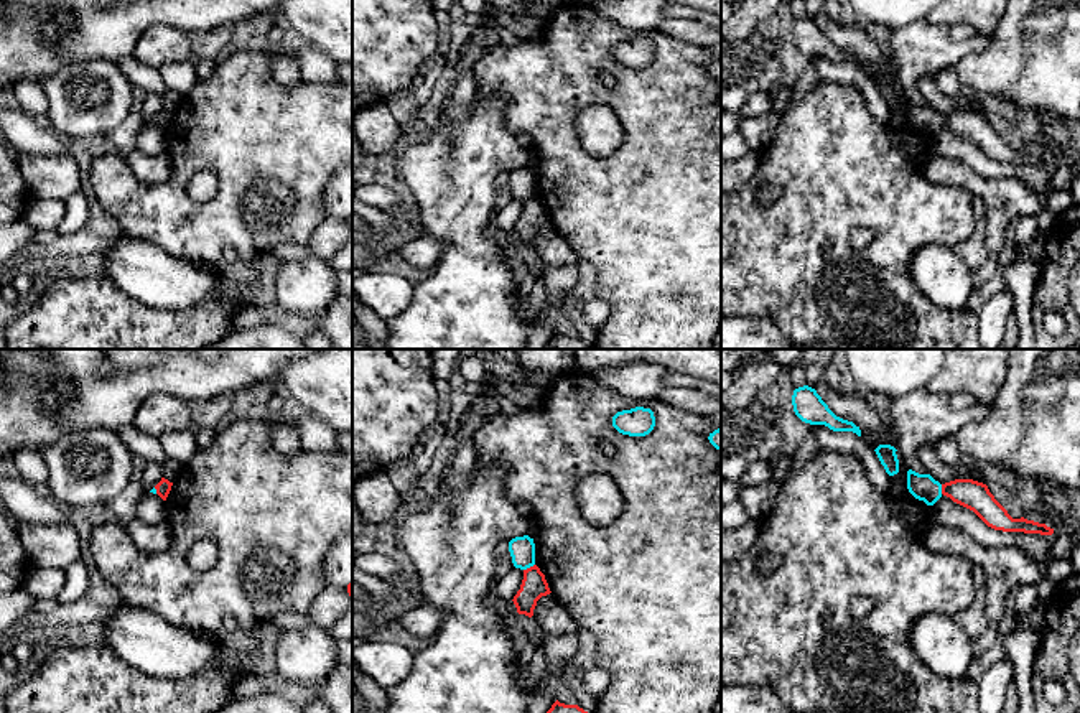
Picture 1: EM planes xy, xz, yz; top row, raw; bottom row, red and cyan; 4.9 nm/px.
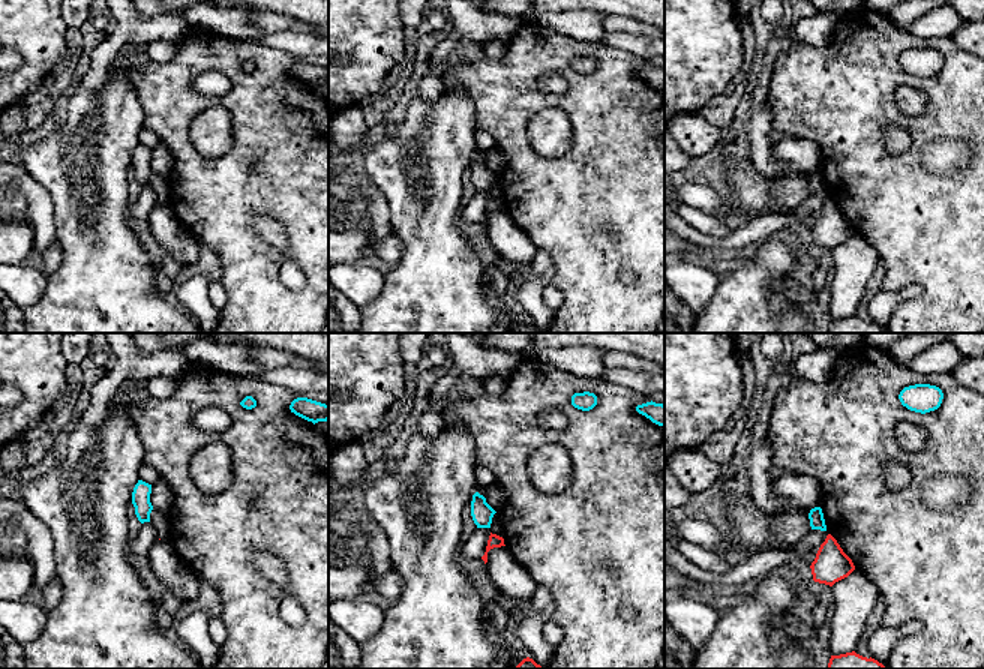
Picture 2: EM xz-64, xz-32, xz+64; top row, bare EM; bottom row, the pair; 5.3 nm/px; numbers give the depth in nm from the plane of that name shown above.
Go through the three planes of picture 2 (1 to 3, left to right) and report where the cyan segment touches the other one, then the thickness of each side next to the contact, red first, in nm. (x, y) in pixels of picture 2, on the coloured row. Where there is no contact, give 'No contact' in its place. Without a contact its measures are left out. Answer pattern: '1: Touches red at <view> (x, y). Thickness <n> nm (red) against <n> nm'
1: No contact
2: No contact
3: No contact

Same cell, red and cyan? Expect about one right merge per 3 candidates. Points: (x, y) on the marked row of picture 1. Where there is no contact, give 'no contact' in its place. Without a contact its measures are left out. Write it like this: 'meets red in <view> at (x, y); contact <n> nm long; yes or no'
meets red in xz at (530, 567); contact 70 nm long; no

